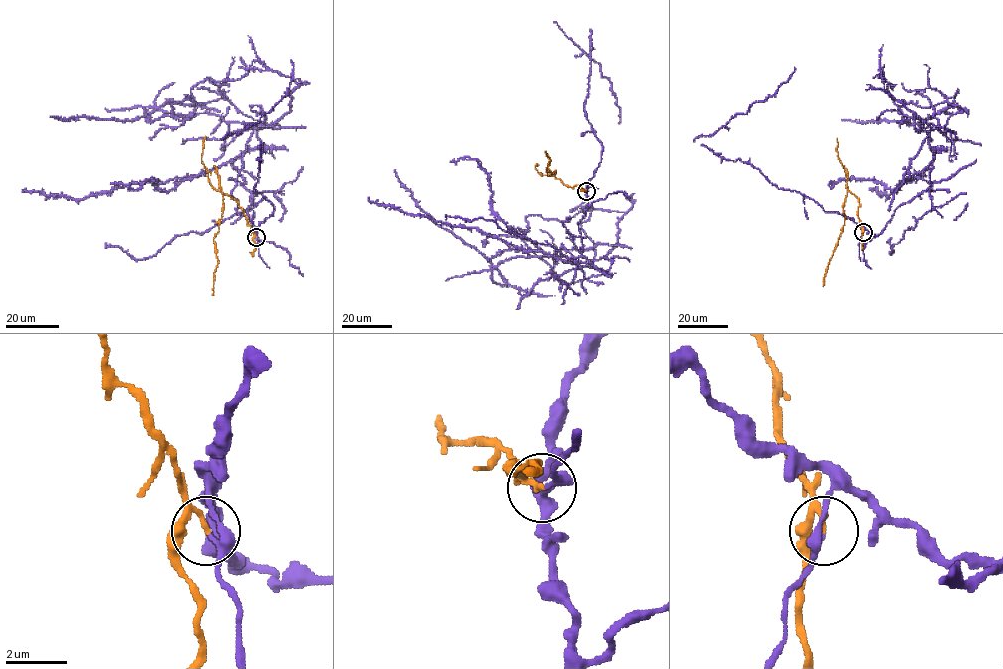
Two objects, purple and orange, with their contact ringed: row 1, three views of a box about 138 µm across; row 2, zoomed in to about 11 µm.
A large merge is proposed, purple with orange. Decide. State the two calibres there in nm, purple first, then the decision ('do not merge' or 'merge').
240/110 nm | do not merge

